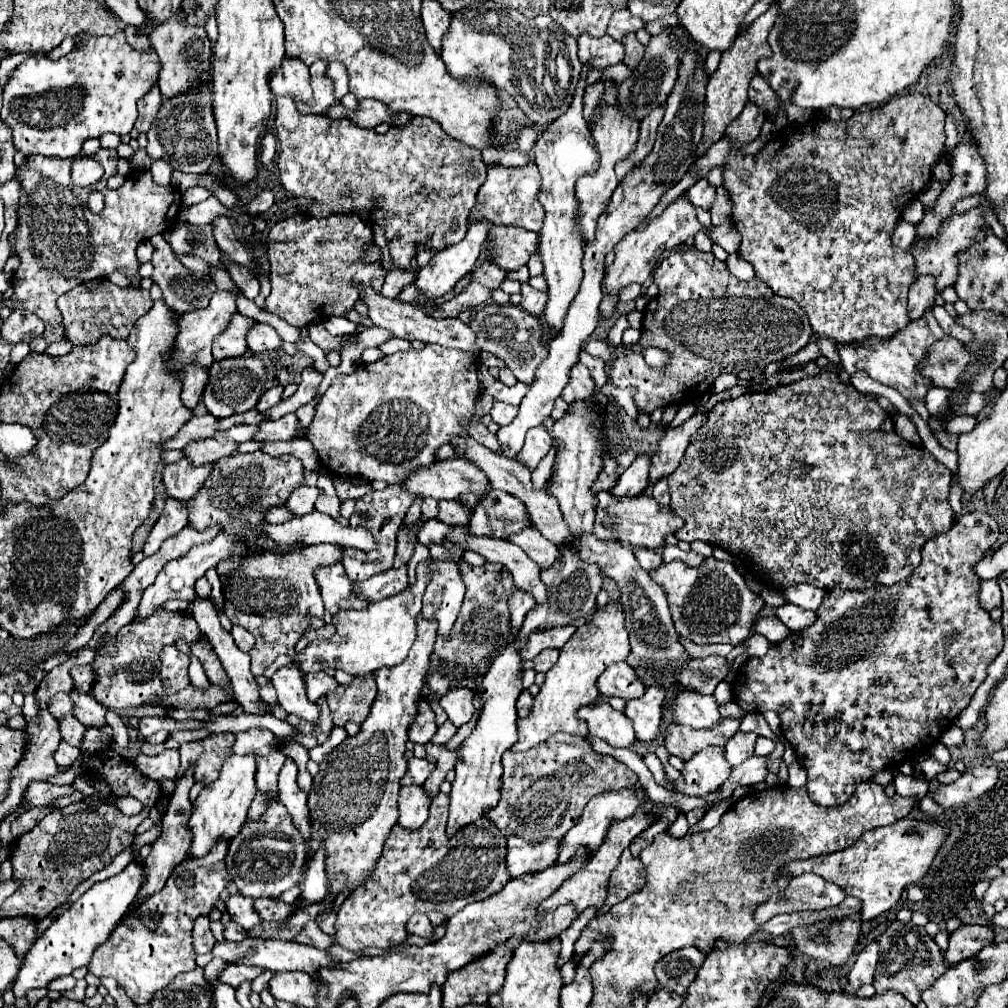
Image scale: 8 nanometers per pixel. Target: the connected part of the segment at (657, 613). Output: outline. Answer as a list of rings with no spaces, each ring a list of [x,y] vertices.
[[[584,535],[584,539],[578,541],[578,553],[584,561],[600,565],[602,573],[618,583],[622,599],[620,603],[626,613],[626,631],[630,635],[632,655],[644,661],[652,661],[656,667],[666,665],[666,661],[682,661],[686,657],[686,649],[674,629],[664,589],[650,577],[646,569],[640,567],[632,549],[624,547],[620,541],[600,541],[596,539],[596,535]]]

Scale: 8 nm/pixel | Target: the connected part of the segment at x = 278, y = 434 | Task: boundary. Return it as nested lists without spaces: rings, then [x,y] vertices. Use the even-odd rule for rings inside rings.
[[[294,413],[284,415],[276,421],[260,423],[258,433],[254,435],[256,441],[292,441],[300,431],[300,419]]]

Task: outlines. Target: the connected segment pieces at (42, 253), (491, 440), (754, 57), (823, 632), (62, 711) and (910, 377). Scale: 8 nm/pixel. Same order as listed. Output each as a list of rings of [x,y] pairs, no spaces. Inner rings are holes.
[[[100,149],[92,155],[92,159],[104,167],[104,175],[90,187],[78,187],[72,183],[70,167],[74,159],[30,155],[26,165],[16,171],[16,177],[22,183],[16,253],[20,255],[22,263],[12,277],[16,299],[16,307],[12,309],[32,311],[46,323],[48,333],[44,331],[42,337],[30,341],[30,349],[36,353],[44,353],[46,345],[64,341],[64,323],[60,319],[56,301],[66,293],[66,289],[74,287],[74,271],[98,271],[98,275],[112,275],[120,271],[130,279],[130,287],[140,285],[140,261],[136,257],[138,243],[156,233],[164,233],[178,219],[182,207],[180,191],[154,183],[150,171],[132,171],[120,189],[106,191],[106,181],[116,173],[114,163],[118,161],[118,155],[112,157],[112,161],[106,161],[106,155],[116,153],[106,153]],[[92,189],[102,189],[106,193],[106,207],[98,215],[86,207],[86,195]]]
[[[466,421],[466,431],[470,433],[470,437],[474,437],[480,445],[484,445],[484,447],[488,447],[488,449],[492,449],[494,453],[500,453],[500,441],[496,439],[496,435],[492,435],[482,423],[478,423],[478,425],[472,425],[470,421]]]
[[[772,1],[770,7],[768,7],[768,11],[762,13],[744,33],[740,33],[740,35],[736,37],[736,43],[734,43],[728,51],[722,53],[720,65],[718,65],[716,73],[710,77],[708,87],[706,87],[704,137],[702,137],[700,145],[698,145],[698,155],[704,155],[706,149],[708,149],[712,143],[716,143],[716,141],[724,135],[728,123],[730,123],[734,117],[738,117],[738,115],[742,113],[742,109],[746,107],[746,103],[748,103],[748,95],[746,95],[746,93],[748,93],[750,79],[758,73],[758,71],[756,71],[756,63],[758,63],[758,59],[772,55],[772,49],[768,47],[768,31],[772,31],[772,23],[776,21],[778,9],[780,9],[778,3]]]
[[[974,511],[974,513],[960,515],[948,533],[936,535],[936,537],[928,539],[928,543],[924,543],[922,561],[904,583],[896,583],[892,587],[870,587],[868,591],[844,591],[840,587],[830,589],[828,597],[816,611],[818,619],[812,627],[808,627],[804,631],[796,631],[788,639],[784,639],[776,645],[770,645],[770,649],[764,657],[750,657],[744,663],[744,667],[740,669],[740,683],[738,683],[738,673],[736,673],[736,679],[732,683],[732,695],[734,695],[734,701],[746,713],[764,713],[764,711],[772,709],[780,715],[780,719],[782,719],[780,729],[782,729],[784,737],[790,741],[790,745],[794,747],[798,763],[808,771],[806,789],[814,803],[824,805],[824,807],[844,805],[850,799],[850,795],[854,793],[856,785],[870,779],[874,773],[878,773],[882,769],[896,769],[900,765],[900,761],[906,761],[906,759],[910,761],[914,757],[928,753],[932,749],[932,745],[936,745],[940,741],[942,733],[950,725],[956,723],[956,717],[960,715],[960,711],[968,707],[974,691],[986,679],[986,667],[996,659],[996,655],[1002,651],[1002,645],[1004,645],[1002,625],[994,623],[990,619],[988,611],[984,607],[980,607],[980,601],[978,601],[980,579],[976,579],[976,573],[974,573],[974,565],[984,557],[984,551],[996,543],[996,539],[998,539],[998,525],[988,513]],[[948,631],[958,631],[958,637],[954,643],[944,645],[942,637]]]
[[[56,693],[56,695],[52,697],[52,701],[48,703],[48,711],[50,711],[56,719],[62,719],[62,717],[66,717],[66,715],[72,715],[74,703],[72,703],[72,699],[68,697],[68,693]]]
[[[926,311],[924,317],[910,321],[904,331],[894,333],[890,339],[878,339],[878,337],[868,337],[864,339],[864,347],[850,347],[850,345],[838,345],[838,353],[842,359],[842,367],[850,373],[856,375],[858,371],[868,373],[874,381],[884,383],[888,387],[898,389],[908,401],[914,399],[924,399],[928,389],[932,387],[932,381],[926,379],[920,373],[922,361],[928,357],[928,349],[938,341],[946,337],[938,321],[934,319],[932,311]]]

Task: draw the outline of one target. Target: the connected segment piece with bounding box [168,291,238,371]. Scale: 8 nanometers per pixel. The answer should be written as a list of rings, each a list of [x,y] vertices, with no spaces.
[[[216,291],[206,309],[190,311],[180,317],[180,321],[178,321],[180,333],[174,343],[176,349],[168,359],[168,371],[178,371],[180,365],[188,365],[188,363],[200,363],[202,367],[212,365],[212,361],[214,361],[212,359],[212,341],[216,339],[216,335],[220,335],[220,331],[224,331],[228,327],[232,315],[236,313],[236,299],[238,299],[238,291]]]

